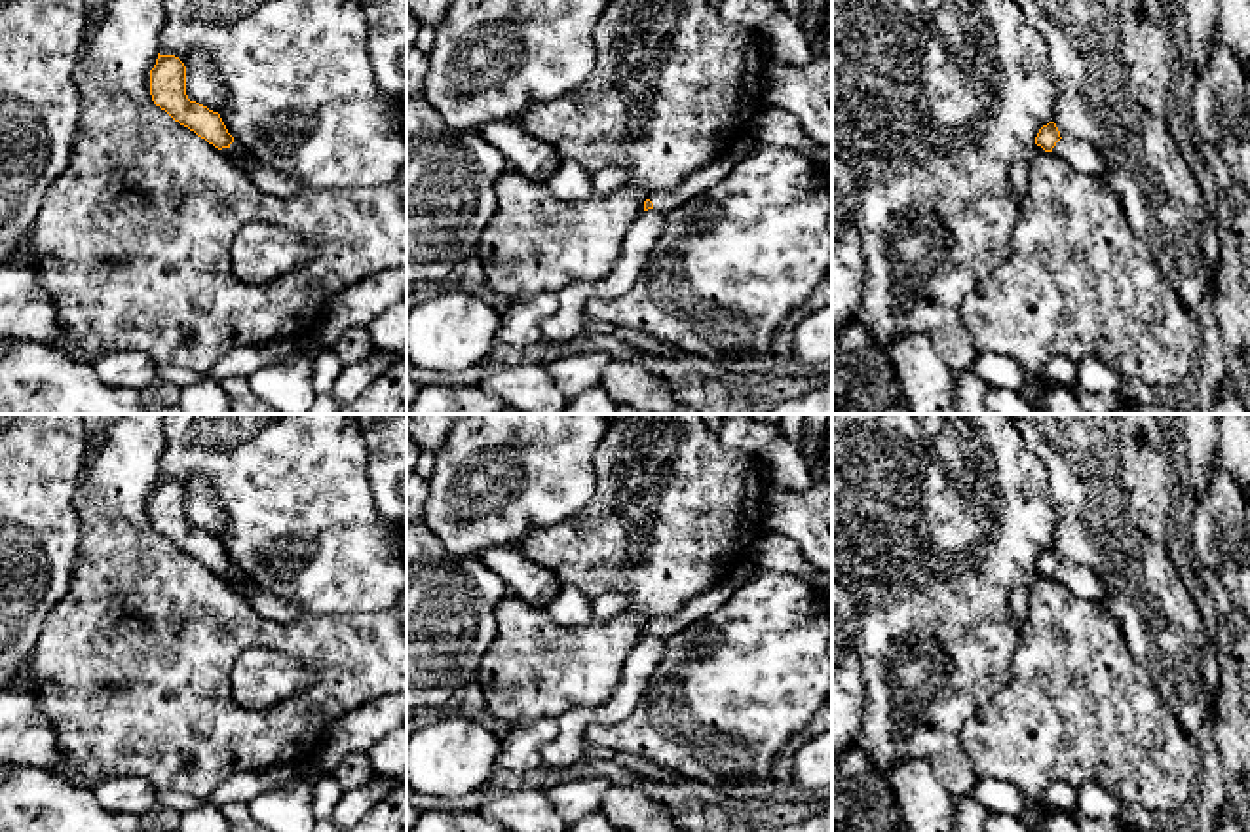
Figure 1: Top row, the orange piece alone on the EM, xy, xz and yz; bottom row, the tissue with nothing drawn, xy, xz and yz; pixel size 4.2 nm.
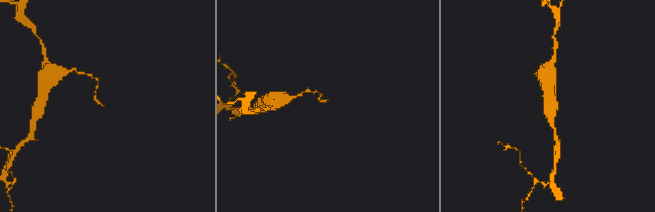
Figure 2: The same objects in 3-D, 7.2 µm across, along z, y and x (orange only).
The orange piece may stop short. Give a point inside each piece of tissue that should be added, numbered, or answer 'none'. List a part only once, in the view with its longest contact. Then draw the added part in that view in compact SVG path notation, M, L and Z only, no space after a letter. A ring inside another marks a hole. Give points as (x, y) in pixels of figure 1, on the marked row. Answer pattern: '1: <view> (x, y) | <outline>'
1: xz (703, 179) | M726 152L710 161L707 167L691 173L678 188L648 194L646 199L653 203L653 211L667 213L724 180L733 165L735 158Z

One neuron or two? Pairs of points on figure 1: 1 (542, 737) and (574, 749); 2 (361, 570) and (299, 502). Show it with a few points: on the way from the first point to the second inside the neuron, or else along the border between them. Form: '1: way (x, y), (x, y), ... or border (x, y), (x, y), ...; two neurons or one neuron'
1: border (553, 737), (542, 749), (542, 762); two neurons
2: way (344, 553), (310, 519); one neuron

